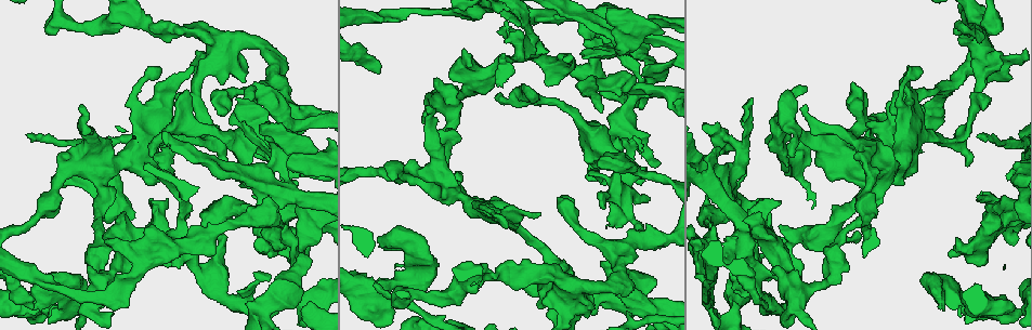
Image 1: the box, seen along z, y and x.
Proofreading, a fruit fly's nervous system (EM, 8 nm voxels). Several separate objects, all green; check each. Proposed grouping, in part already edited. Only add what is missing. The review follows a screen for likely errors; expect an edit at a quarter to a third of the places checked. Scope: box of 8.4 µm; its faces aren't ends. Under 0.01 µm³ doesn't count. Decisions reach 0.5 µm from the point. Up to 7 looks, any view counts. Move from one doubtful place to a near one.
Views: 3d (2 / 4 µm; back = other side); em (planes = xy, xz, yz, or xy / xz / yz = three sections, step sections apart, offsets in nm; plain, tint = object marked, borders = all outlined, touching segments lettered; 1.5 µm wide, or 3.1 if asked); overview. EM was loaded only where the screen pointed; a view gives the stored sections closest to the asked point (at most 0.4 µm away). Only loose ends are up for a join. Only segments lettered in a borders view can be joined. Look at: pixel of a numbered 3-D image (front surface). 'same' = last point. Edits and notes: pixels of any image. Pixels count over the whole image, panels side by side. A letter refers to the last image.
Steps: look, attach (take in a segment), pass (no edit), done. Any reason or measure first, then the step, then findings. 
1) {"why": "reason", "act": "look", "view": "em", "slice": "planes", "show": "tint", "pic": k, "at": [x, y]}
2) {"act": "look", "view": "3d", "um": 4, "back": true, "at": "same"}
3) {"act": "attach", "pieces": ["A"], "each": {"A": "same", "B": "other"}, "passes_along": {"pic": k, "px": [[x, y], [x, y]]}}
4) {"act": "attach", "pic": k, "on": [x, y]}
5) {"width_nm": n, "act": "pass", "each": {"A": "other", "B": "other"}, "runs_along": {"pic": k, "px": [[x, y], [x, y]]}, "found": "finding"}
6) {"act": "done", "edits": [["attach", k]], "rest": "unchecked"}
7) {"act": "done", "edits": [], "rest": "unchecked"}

{"why": "an open end", "act": "look", "view": "3d", "um": 2, "pic": 1, "at": [312, 302]}

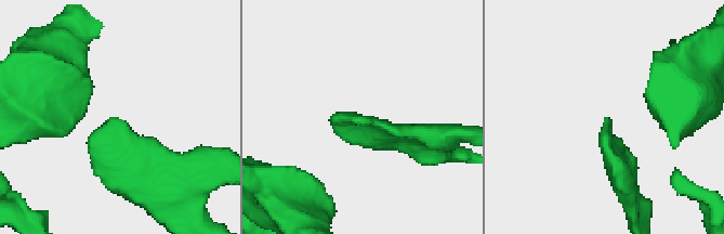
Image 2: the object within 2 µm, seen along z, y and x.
{"why": "need the tissue", "act": "look", "view": "em", "slice": "xy", "step": 8, "show": "tint", "pic": 2, "at": [608, 120]}

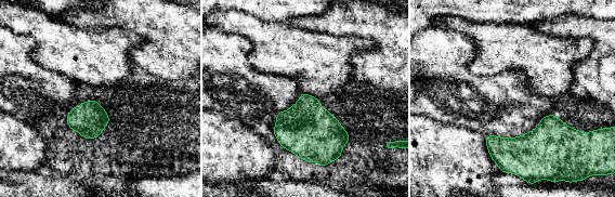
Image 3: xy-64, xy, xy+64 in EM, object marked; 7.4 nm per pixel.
{"act": "look", "view": "em", "slice": "planes", "show": "borders", "at": "same"}

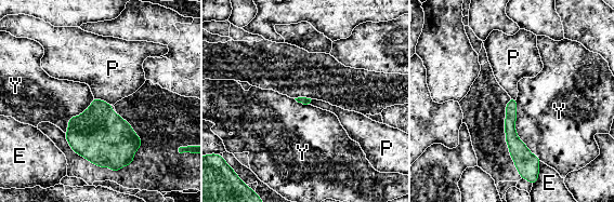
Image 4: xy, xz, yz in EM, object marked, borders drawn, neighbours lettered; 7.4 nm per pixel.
{"act": "pass", "each": {"E": "other", "P": "other", "Y": "other"}, "runs_along": {"pic": 4, "px": [[512, 100], [519, 166]]}, "found": "no lettered segment goes on from it"}

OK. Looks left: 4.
{"why": "free end", "act": "look", "view": "em", "slice": "planes", "show": "tint", "pic": 1, "at": [949, 254]}

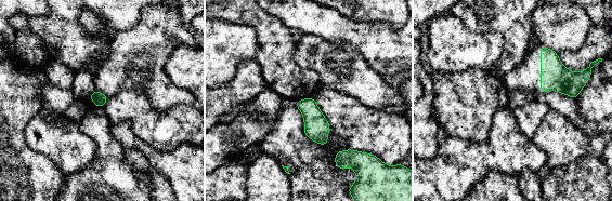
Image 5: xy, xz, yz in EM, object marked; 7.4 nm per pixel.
{"why": "what lies round it", "act": "look", "view": "em", "slice": "planes", "show": "borders", "at": "same"}

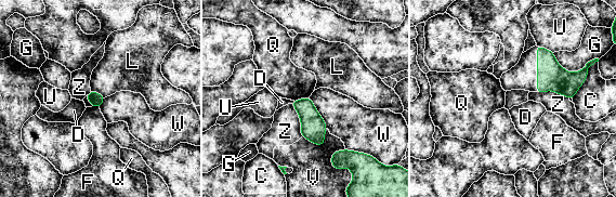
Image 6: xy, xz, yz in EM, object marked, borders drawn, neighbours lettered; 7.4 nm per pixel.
{"act": "pass", "each": {"C": "other", "D": "other", "F": "other", "G": "other", "L": "other", "Q": "other", "U": "other", "V": "other", "W": "other", "Z": "other"}, "border": {"pic": 6, "px": [[309, 96], [293, 101]]}, "found": "none of them fits"}

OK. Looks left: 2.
{"why": "branch stops here", "act": "look", "view": "em", "slice": "planes", "show": "borders", "pic": 1, "at": [923, 152]}

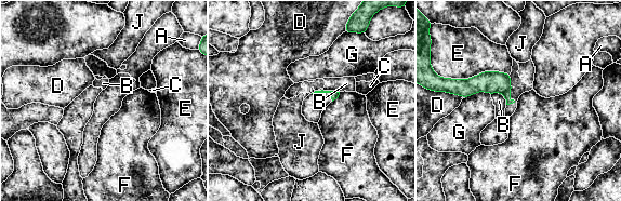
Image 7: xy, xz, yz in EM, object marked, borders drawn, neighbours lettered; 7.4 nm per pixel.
{"act": "pass", "each": {"A": "other", "B": "other", "C": "other", "D": "other", "E": "other", "F": "other", "G": "other", "J": "other"}, "border": {"pic": 7, "px": [[490, 94], [501, 93], [506, 104]]}, "found": "no lettered segment goes on from it"}

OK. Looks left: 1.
{"act": "done", "edits": [], "rest": "unchecked"}

